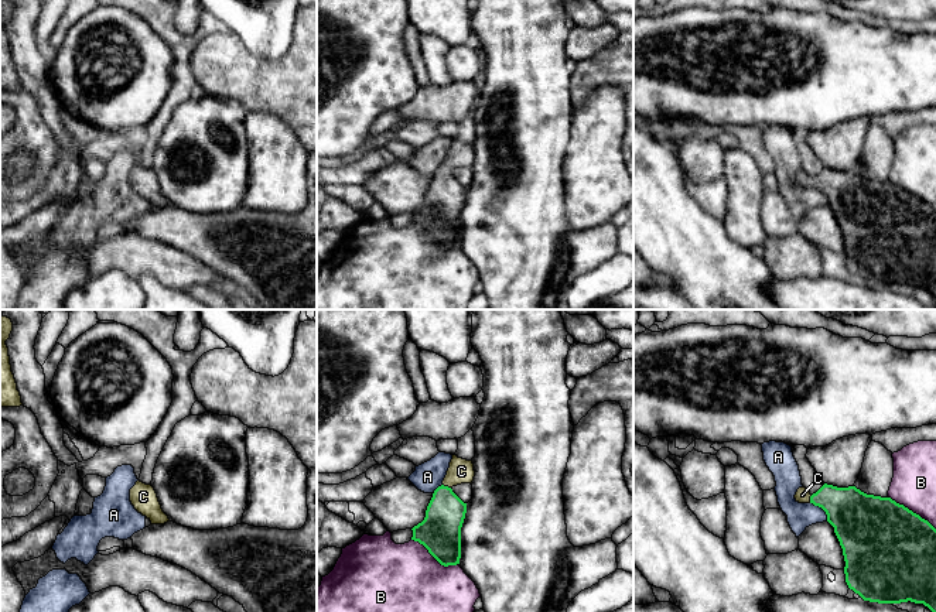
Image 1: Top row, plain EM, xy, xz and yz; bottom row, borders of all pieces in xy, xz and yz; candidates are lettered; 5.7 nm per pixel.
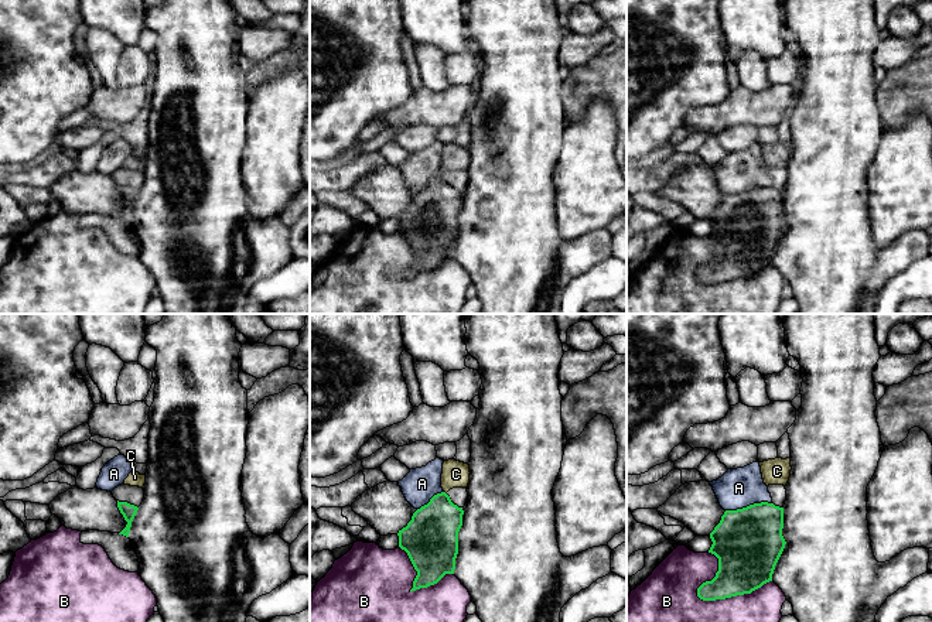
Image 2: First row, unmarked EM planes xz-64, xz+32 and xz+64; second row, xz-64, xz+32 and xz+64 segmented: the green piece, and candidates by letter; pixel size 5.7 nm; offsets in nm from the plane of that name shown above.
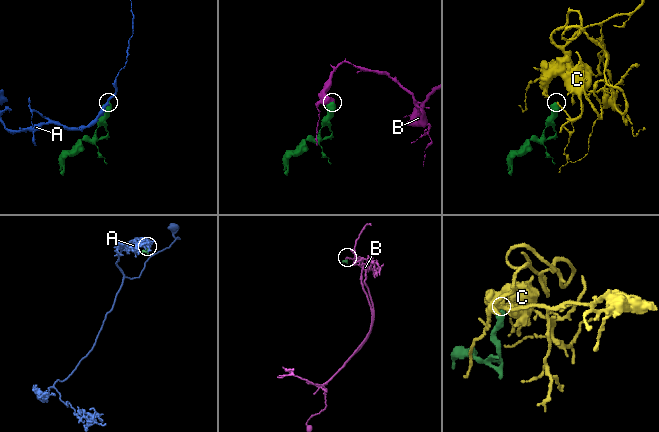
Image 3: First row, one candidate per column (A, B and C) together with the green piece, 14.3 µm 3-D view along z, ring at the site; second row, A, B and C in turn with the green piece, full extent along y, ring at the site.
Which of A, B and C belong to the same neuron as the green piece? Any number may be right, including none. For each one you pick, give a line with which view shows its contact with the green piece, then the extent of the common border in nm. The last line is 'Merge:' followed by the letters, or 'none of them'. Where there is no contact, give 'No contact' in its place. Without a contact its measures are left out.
C: Touches green in xz. Shared border 50 nm
Merge: C

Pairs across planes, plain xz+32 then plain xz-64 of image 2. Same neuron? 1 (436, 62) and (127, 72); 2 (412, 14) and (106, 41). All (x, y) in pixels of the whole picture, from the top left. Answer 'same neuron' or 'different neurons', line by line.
1: different neurons
2: different neurons

